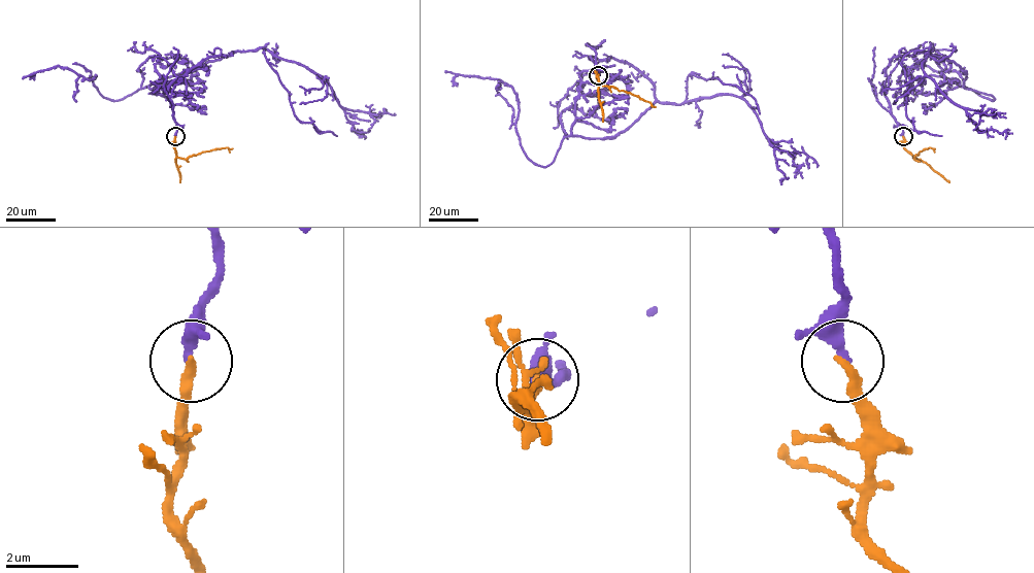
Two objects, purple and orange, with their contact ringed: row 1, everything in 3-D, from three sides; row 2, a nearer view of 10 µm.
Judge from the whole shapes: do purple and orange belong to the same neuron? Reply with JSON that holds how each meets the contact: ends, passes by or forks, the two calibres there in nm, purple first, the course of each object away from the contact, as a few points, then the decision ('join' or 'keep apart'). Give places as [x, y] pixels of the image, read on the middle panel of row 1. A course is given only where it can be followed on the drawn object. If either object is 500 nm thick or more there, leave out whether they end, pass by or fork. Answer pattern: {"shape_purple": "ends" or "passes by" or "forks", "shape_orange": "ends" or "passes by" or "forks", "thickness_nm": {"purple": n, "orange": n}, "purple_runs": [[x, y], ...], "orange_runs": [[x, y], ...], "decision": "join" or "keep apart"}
{"shape_purple": "ends", "shape_orange": "ends", "thickness_nm": {"purple": 320, "orange": 280}, "purple_runs": [[598, 75], [591, 56], [627, 62], [656, 101], [545, 167], [511, 87], [457, 86]], "orange_runs": [[598, 75], [600, 86], [637, 96], [656, 107]], "decision": "join"}

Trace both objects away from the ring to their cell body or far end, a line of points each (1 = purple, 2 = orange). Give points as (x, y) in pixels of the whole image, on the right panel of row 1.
1: (903, 137), (884, 86), (894, 57), (953, 61), (964, 88), (995, 99), (905, 66), (913, 79)
2: (903, 137), (904, 147), (913, 159), (924, 149), (935, 148)

